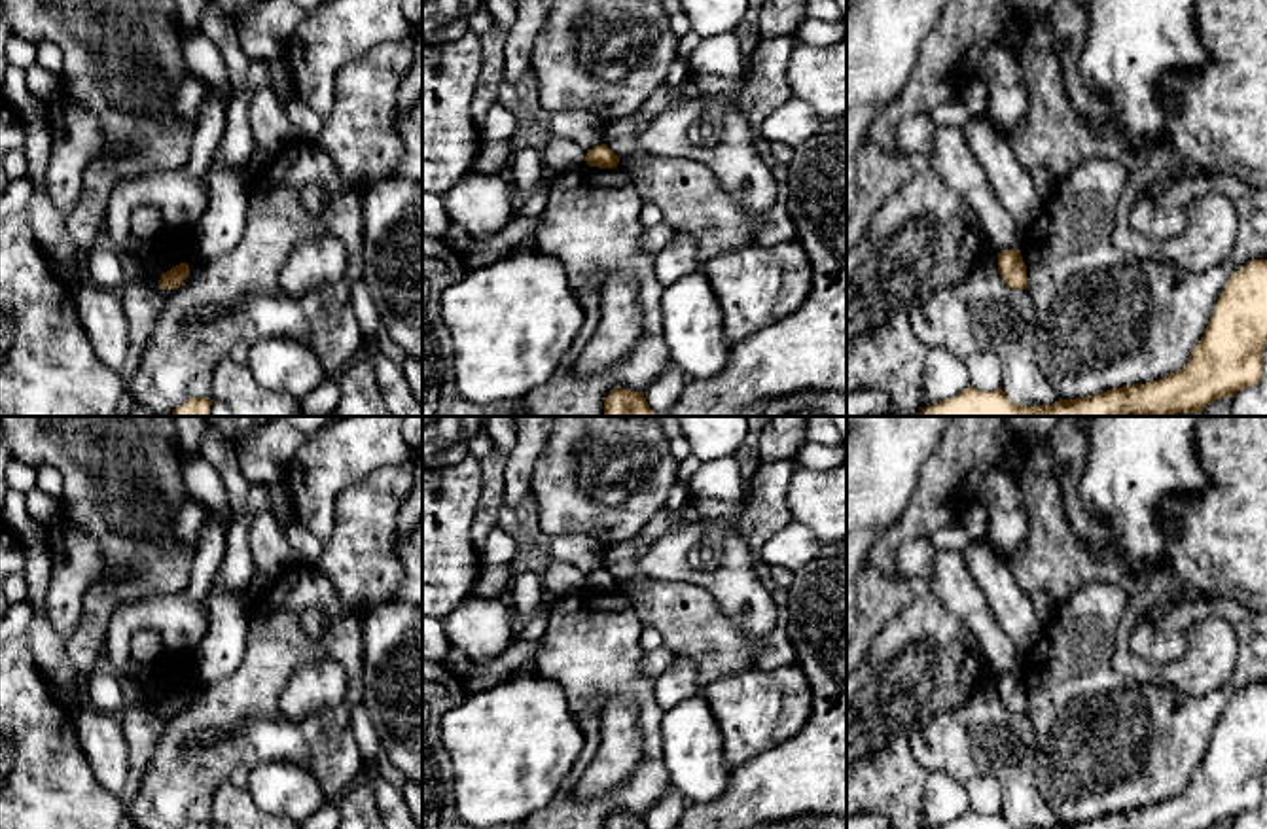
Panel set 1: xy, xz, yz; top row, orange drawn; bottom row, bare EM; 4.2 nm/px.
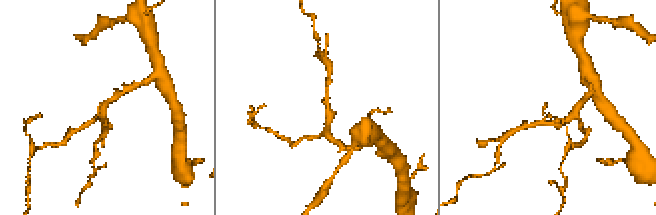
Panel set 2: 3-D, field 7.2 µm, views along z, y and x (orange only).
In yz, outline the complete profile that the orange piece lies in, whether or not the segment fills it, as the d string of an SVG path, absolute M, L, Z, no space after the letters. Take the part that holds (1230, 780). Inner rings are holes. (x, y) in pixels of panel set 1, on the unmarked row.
M1252 683L1225 708L1187 787L1146 808L1059 823L1053 829L1210 829L1263 801L1267 683Z

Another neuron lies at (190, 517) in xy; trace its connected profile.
M205 502L186 503L176 517L176 534L180 539L193 543L203 528L203 520L208 517L208 505Z

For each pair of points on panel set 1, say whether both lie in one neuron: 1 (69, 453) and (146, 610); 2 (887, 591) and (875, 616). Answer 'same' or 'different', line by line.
1: different
2: same

